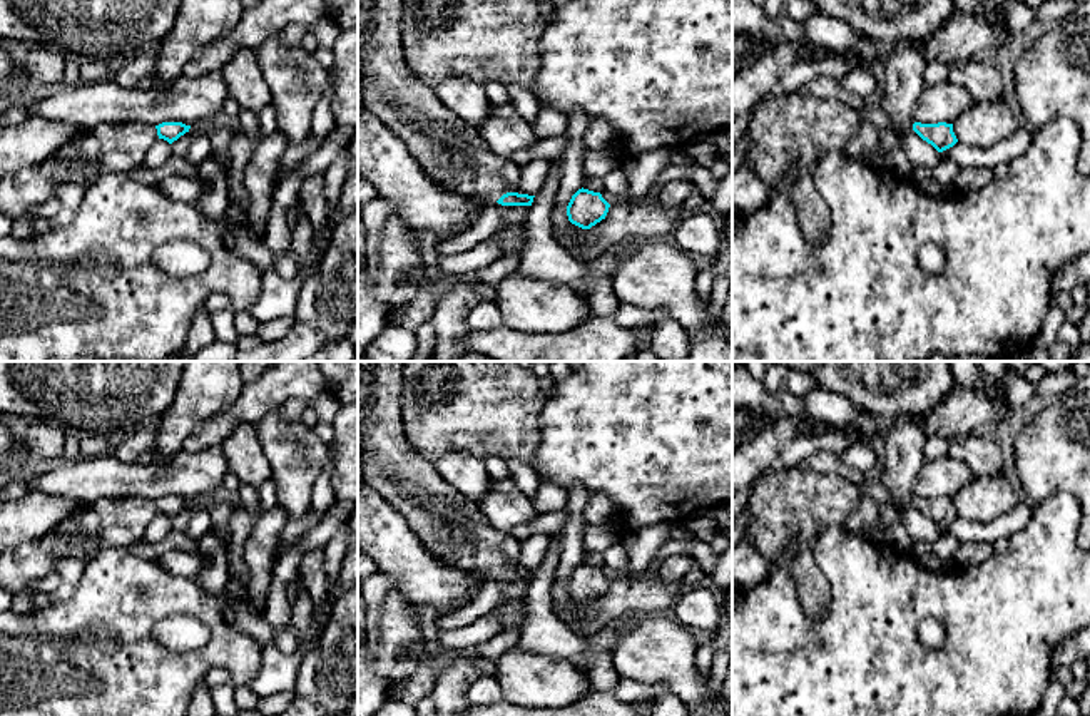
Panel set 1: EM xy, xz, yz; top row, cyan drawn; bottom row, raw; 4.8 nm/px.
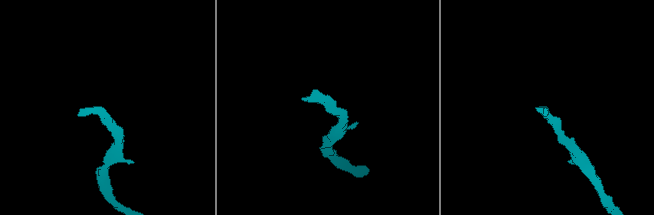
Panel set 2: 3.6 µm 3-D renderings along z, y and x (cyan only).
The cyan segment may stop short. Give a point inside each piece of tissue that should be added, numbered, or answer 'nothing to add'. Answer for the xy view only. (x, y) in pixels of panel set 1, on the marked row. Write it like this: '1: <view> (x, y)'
1: xy (106, 149)

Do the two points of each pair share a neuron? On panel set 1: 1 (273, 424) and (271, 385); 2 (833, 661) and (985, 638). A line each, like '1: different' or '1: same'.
1: different
2: same

